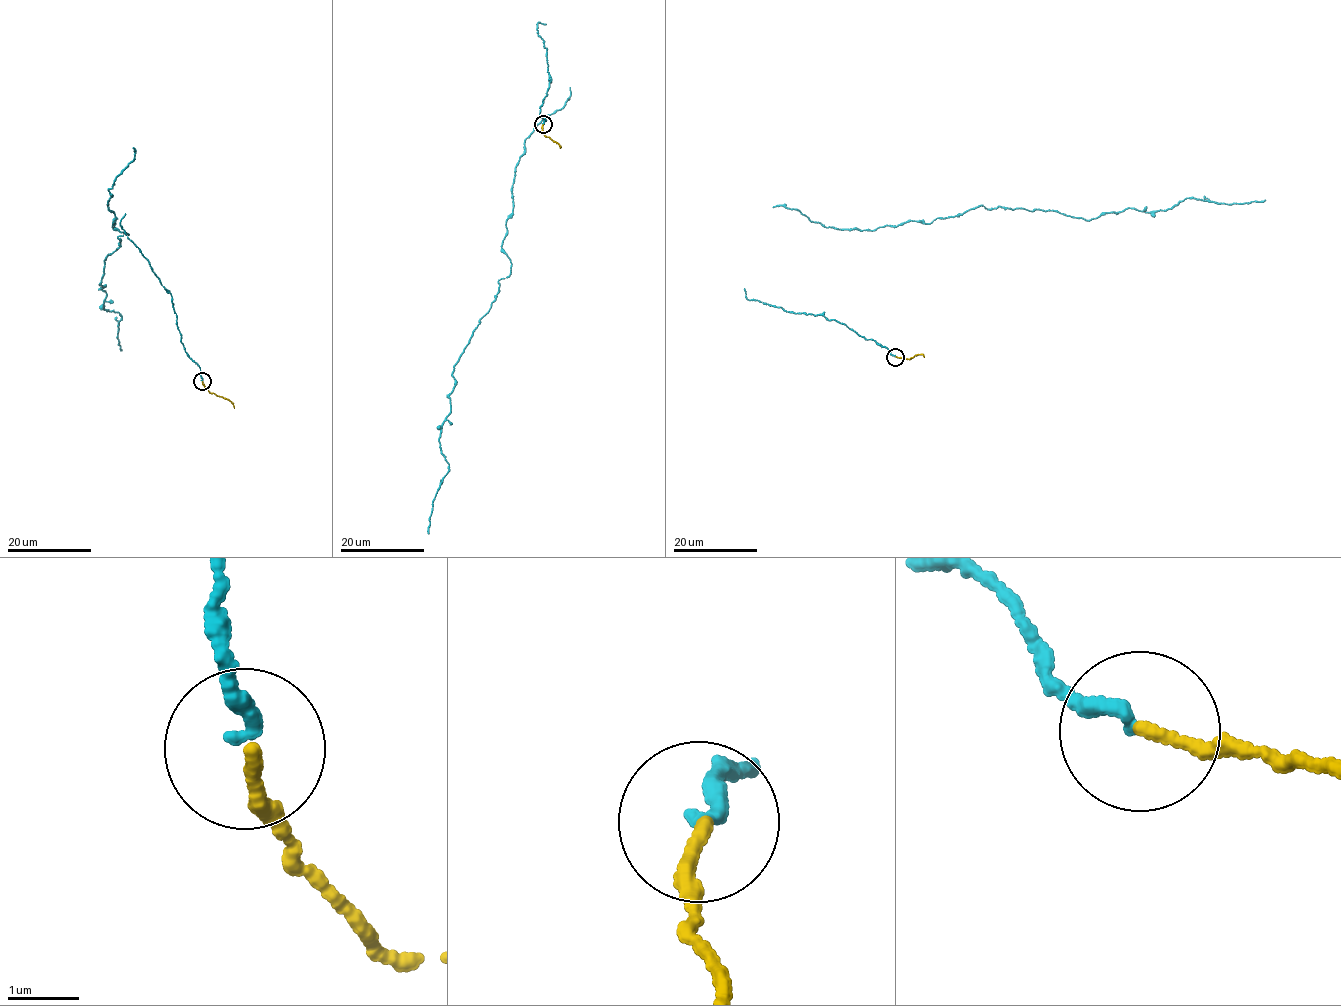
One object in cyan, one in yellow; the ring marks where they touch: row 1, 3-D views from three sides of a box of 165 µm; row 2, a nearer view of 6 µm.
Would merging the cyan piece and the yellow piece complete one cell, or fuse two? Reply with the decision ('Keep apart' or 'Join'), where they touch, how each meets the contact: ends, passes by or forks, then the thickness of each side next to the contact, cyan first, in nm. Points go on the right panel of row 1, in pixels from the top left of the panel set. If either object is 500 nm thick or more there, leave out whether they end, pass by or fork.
Join. Place: (895, 357). At the ring cyan ends. At the ring yellow ends. Thickness 240 nm (cyan) against 170 nm

